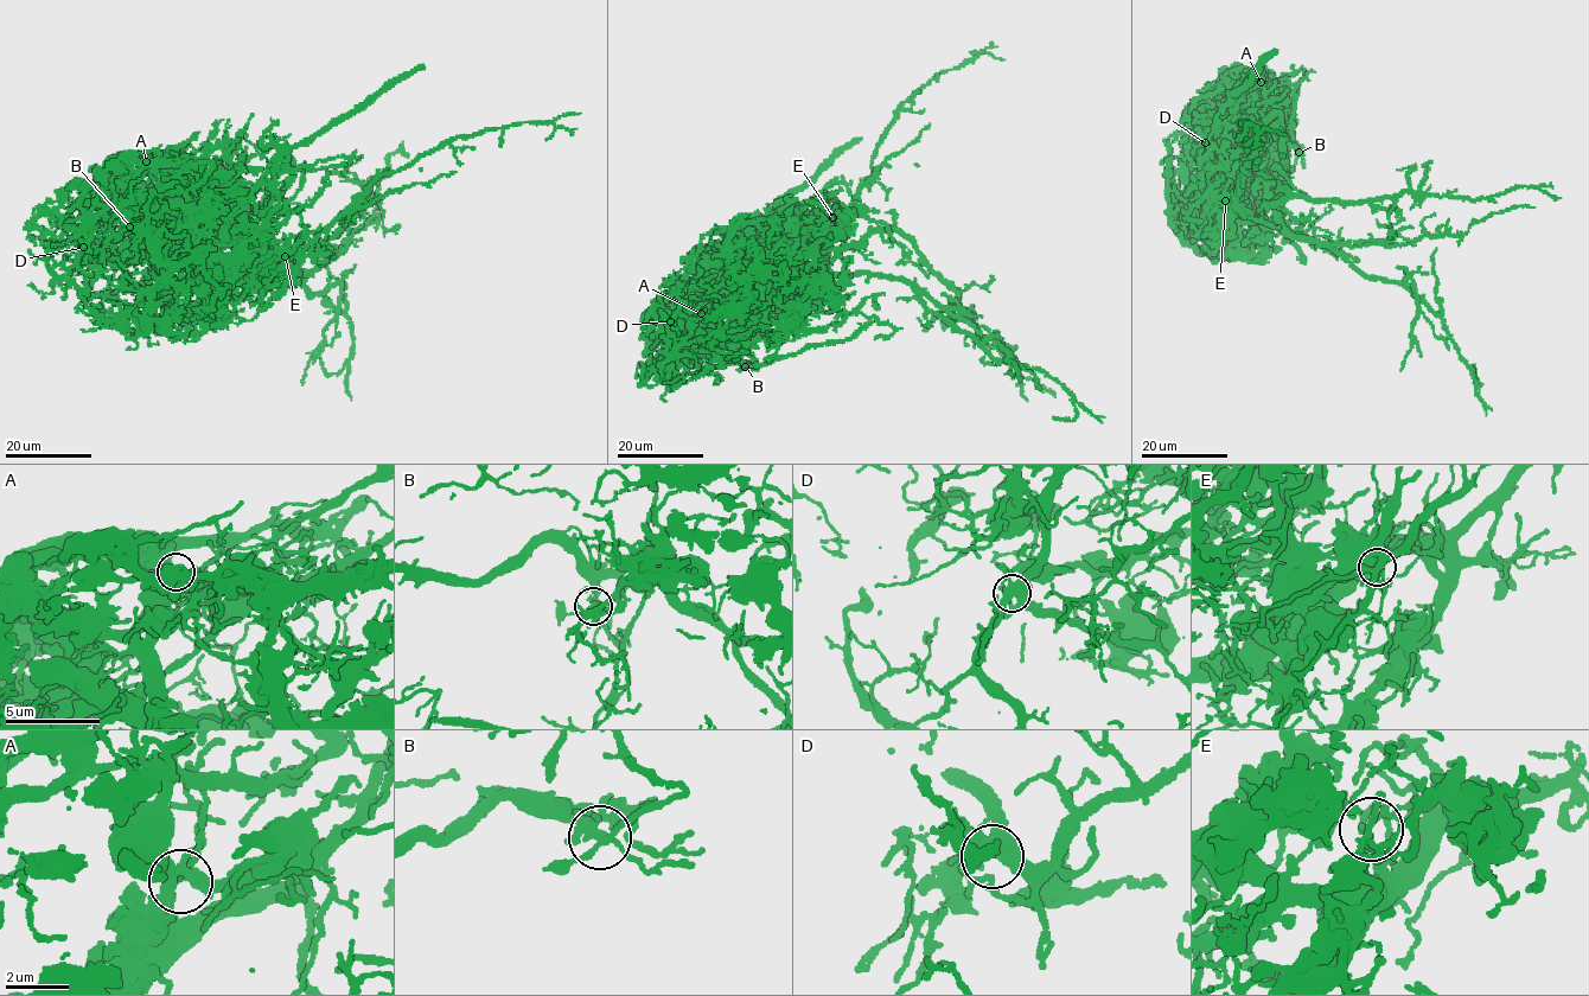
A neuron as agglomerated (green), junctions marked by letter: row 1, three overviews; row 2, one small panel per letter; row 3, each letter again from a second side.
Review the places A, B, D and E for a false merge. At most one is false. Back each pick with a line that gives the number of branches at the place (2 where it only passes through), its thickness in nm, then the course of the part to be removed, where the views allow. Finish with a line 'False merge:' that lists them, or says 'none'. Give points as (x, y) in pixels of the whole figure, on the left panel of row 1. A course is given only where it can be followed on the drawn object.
B: 5 | 190 nm | (129, 227), (136, 242), (123, 268), (70, 241), (45, 244), (52, 272), (80, 287), (100, 324), (132, 331)
False merge: B

